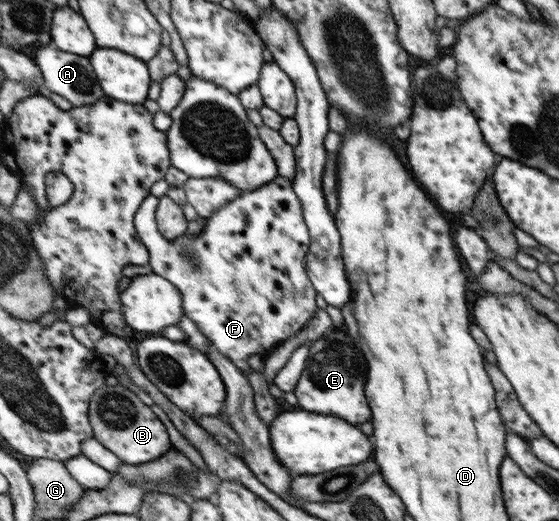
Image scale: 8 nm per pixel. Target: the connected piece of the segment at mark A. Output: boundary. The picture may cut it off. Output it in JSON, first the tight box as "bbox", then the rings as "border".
{"bbox":[34,44,105,106],"border":[[[51,44],[43,45],[37,50],[34,62],[42,72],[45,91],[52,91],[57,95],[61,95],[61,97],[65,97],[73,106],[91,105],[105,95],[105,91],[98,82],[94,67],[88,57],[64,52]]]}

